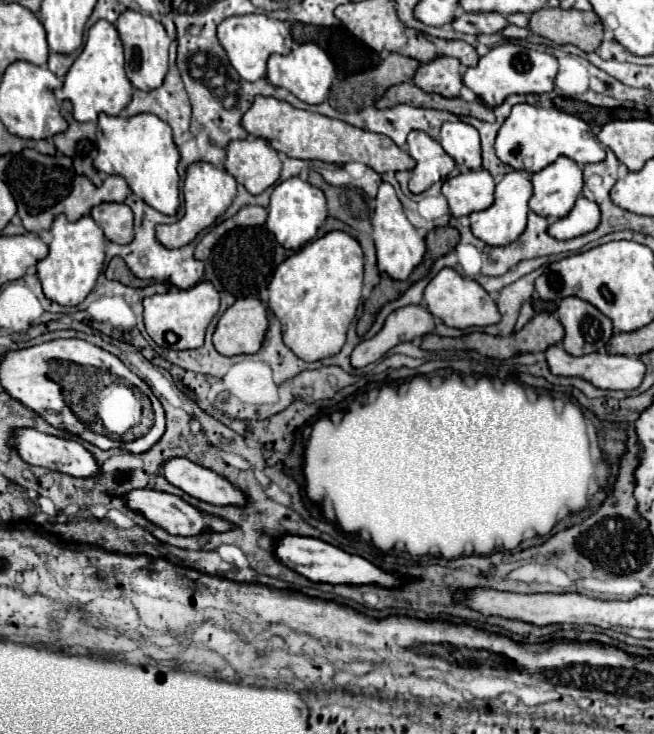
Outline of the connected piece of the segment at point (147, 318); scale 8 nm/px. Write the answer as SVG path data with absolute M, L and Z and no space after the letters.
M200 281L192 289L168 289L166 293L144 299L144 325L148 335L164 349L196 349L204 343L206 327L218 313L220 295L212 283Z

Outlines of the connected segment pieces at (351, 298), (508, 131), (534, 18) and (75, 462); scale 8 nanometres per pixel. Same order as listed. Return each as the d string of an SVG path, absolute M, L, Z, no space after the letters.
M330 231L280 263L268 285L268 305L282 325L284 345L304 361L320 361L336 355L346 341L348 325L360 305L362 273L362 249L344 231Z
M520 103L514 105L508 119L500 127L496 135L496 155L502 163L512 169L524 169L528 173L542 171L550 163L554 163L560 155L574 159L578 165L600 163L606 159L604 147L594 137L590 125L570 113L558 109L544 109L540 105Z
M544 7L530 15L530 29L558 45L572 43L586 53L600 47L604 29L602 21L594 11L578 9L550 9Z
M20 429L14 433L14 447L20 451L20 457L30 465L40 465L52 471L62 471L72 477L96 477L102 473L102 467L98 465L94 455L82 443L72 441L72 439L46 435L36 429Z

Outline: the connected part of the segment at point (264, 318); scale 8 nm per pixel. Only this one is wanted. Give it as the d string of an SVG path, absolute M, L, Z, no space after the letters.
M238 299L218 321L214 347L222 355L252 355L260 349L268 329L268 313L260 299Z

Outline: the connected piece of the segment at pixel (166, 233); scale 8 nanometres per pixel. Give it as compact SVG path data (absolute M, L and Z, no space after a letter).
M196 161L196 163L188 165L182 193L184 193L184 207L186 207L184 217L178 219L176 223L156 227L156 235L158 235L160 243L164 243L164 247L184 247L200 231L208 229L234 201L234 197L236 197L236 179L224 169L218 169L218 167L214 167L206 161Z

